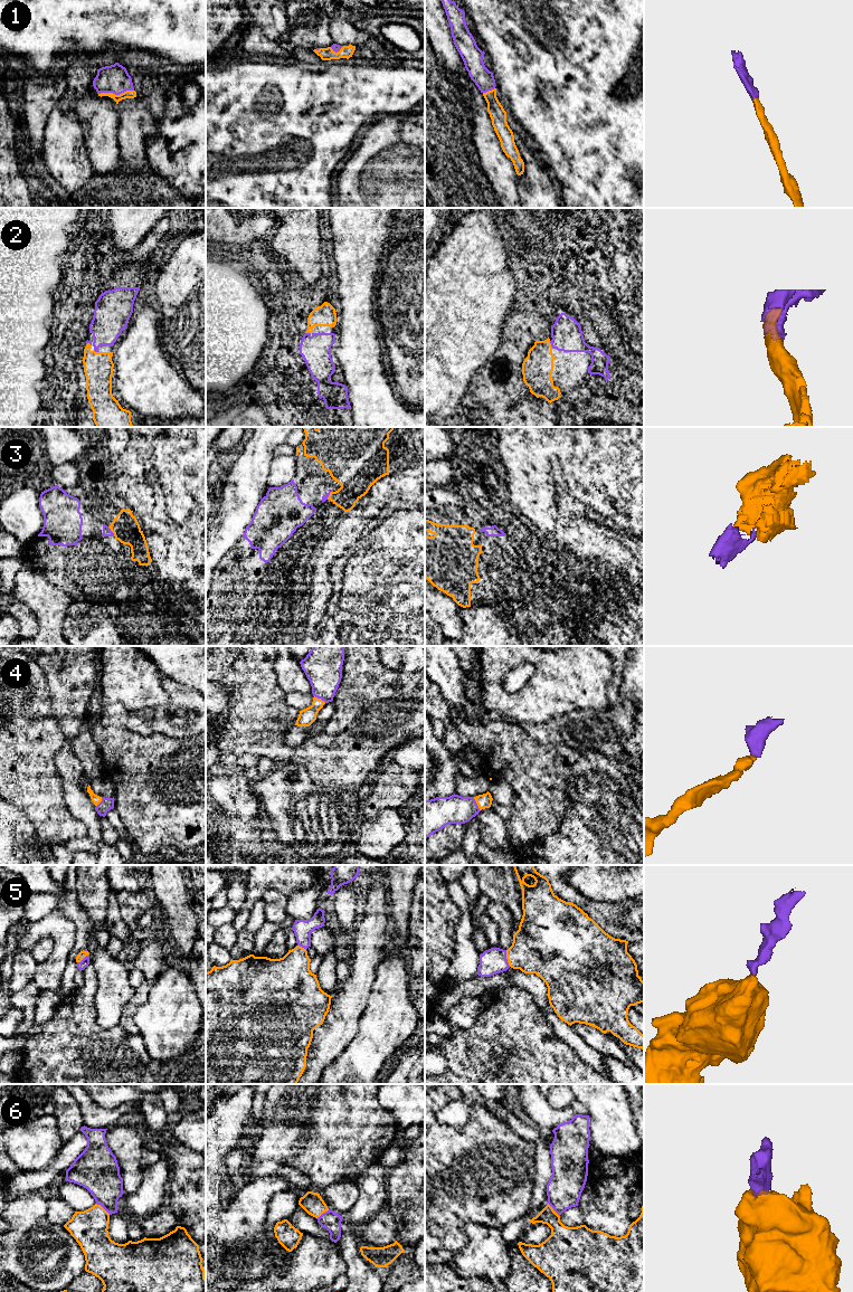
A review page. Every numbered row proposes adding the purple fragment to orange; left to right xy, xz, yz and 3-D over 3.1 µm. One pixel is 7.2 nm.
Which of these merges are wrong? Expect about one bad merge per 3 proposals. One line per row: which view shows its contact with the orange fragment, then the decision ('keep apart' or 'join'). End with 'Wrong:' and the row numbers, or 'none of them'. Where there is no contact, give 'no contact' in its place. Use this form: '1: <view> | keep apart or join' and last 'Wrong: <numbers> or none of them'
1: xy | join
2: yz | join
3: xy | join
4: yz | join
5: yz | join
6: xy | keep apart
Wrong: 6

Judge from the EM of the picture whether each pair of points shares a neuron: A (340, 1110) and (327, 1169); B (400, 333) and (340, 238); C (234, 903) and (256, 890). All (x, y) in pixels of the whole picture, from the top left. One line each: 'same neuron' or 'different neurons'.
A: same neuron
B: different neurons
C: different neurons

